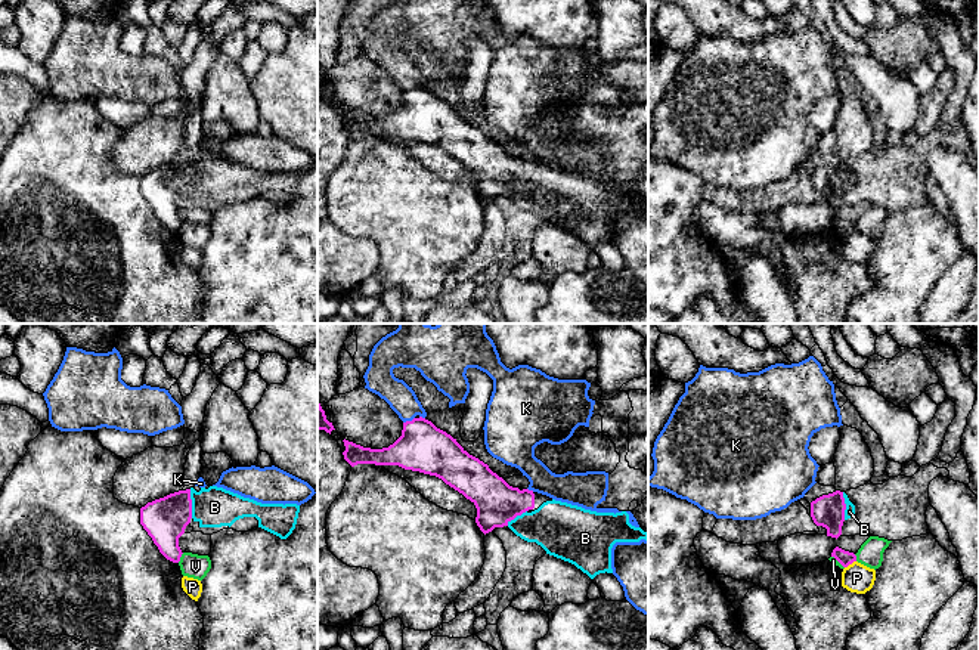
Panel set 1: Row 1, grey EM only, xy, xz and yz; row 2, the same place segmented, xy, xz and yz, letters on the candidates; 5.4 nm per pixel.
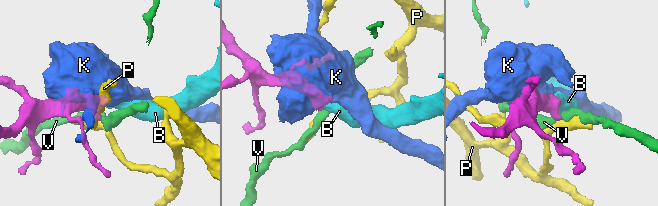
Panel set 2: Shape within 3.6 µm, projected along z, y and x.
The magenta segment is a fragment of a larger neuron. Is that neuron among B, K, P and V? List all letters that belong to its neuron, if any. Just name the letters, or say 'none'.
B

